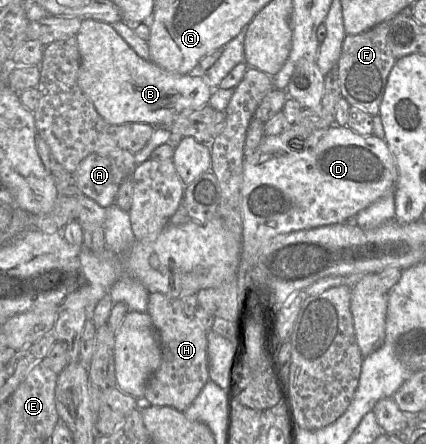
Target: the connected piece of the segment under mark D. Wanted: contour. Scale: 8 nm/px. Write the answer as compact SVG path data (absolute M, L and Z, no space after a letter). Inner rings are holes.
M292 124L289 126L288 129L284 130L278 135L264 135L256 151L251 156L245 157L243 162L243 181L241 187L243 232L242 251L239 266L237 269L238 277L241 277L241 273L243 274L243 276L246 276L246 273L249 272L249 276L252 281L252 271L254 270L255 262L257 261L257 250L265 243L267 243L270 239L281 234L286 234L301 229L308 229L323 225L352 221L354 216L360 210L368 207L370 204L383 197L384 195L393 193L397 178L397 165L387 142L385 141L385 139L379 138L374 134L362 136L354 132L346 125L339 126L333 124L327 128L312 130L305 126Z

